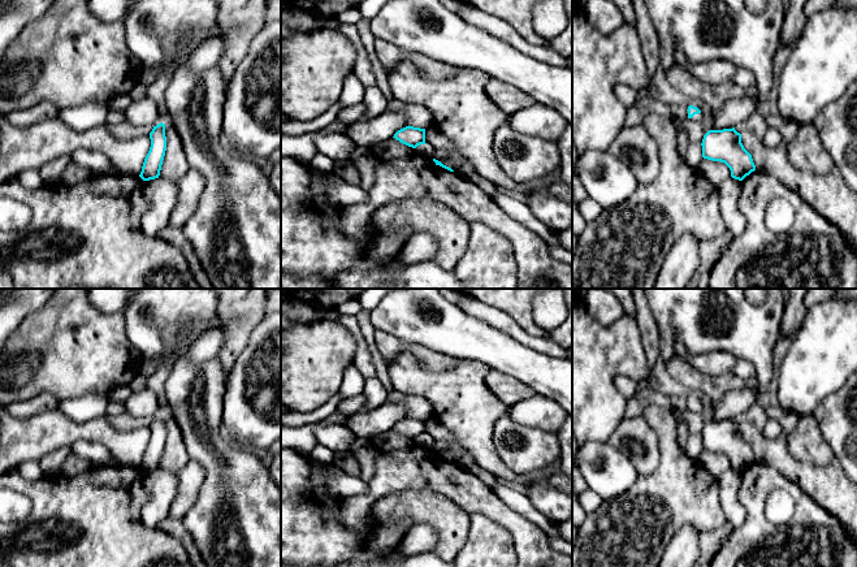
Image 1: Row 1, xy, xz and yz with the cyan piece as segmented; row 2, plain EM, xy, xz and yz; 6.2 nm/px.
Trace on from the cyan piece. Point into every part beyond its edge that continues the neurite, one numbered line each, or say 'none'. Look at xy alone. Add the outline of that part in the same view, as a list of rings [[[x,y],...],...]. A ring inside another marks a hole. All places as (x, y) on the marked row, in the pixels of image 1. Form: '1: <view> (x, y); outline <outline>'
none

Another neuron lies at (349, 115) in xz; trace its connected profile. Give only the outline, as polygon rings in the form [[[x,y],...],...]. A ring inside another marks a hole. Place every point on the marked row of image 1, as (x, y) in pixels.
[[[362,104],[354,107],[342,108],[337,116],[337,120],[343,122],[346,126],[359,121],[362,114],[365,112],[365,108]]]

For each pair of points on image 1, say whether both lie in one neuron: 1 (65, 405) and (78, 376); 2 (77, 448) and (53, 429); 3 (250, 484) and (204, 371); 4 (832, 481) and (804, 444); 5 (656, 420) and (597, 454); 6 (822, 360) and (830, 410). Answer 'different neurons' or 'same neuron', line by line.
1: different neurons
2: different neurons
3: same neuron
4: different neurons
5: different neurons
6: different neurons

